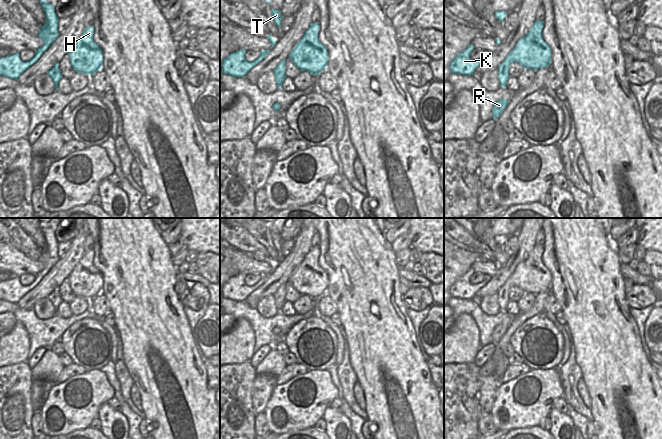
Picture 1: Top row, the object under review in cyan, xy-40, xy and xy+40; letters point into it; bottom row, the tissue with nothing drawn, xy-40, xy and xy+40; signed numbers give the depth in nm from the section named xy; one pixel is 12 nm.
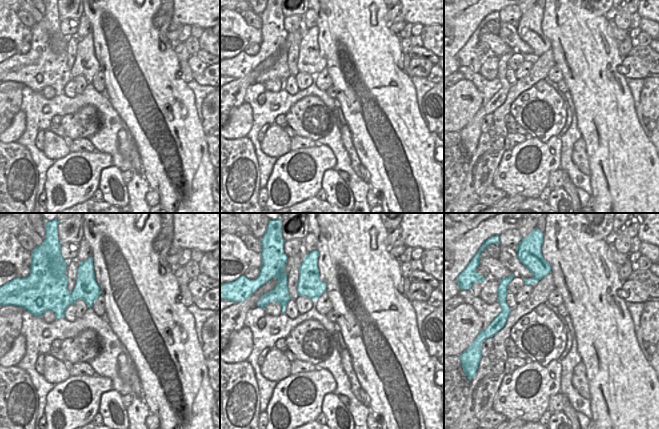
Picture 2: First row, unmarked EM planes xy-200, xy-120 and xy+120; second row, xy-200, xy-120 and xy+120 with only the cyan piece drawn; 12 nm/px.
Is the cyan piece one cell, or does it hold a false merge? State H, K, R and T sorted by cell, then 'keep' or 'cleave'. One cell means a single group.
groups H / K R T; cleave

